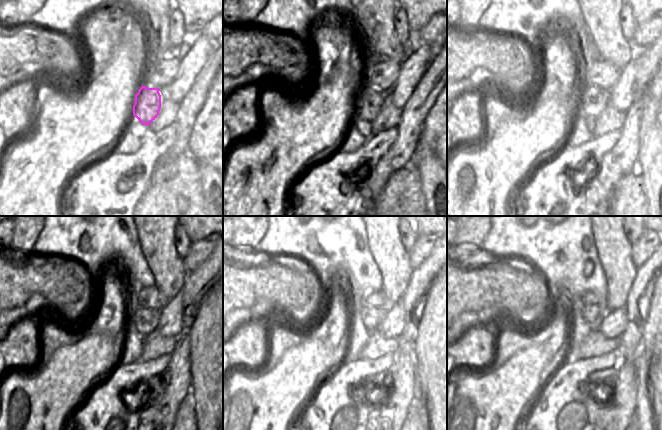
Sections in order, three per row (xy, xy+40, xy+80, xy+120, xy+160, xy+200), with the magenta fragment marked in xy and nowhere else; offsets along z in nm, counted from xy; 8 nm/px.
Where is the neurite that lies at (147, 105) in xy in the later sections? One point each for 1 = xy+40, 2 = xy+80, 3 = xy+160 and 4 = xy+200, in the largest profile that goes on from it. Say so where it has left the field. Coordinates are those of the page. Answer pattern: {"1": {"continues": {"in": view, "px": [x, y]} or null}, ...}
{"1": {"continues": {"in": "xy+40", "px": [369, 100]}}, "2": {"continues": {"in": "xy+80", "px": [595, 99]}}, "3": {"continues": {"in": "xy+160", "px": [371, 317]}}, "4": {"continues": {"in": "xy+200", "px": [590, 313]}}}

